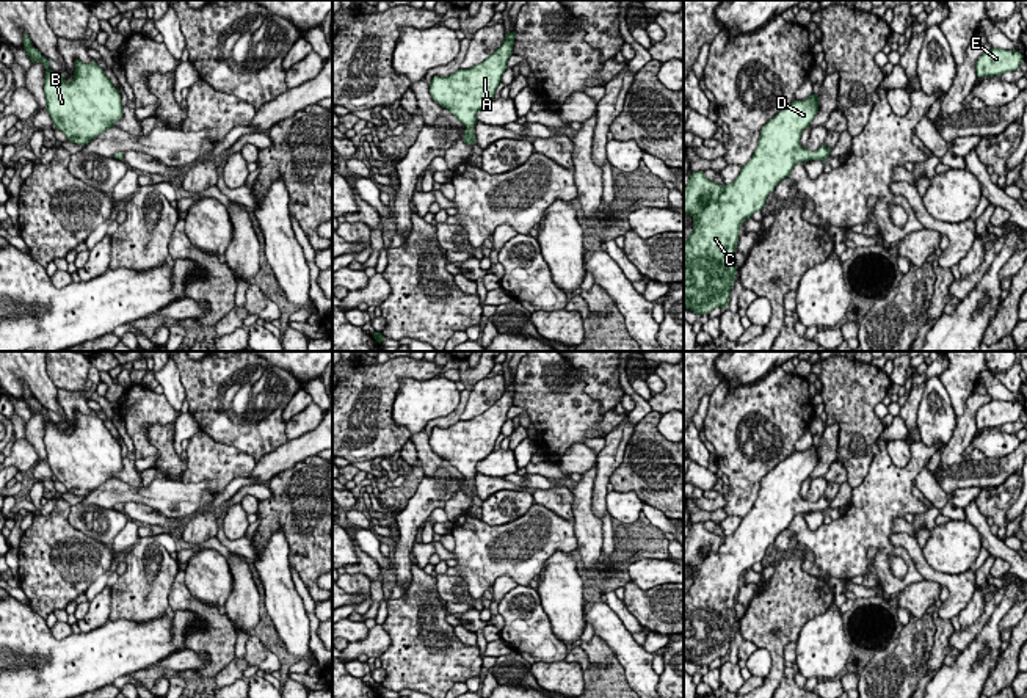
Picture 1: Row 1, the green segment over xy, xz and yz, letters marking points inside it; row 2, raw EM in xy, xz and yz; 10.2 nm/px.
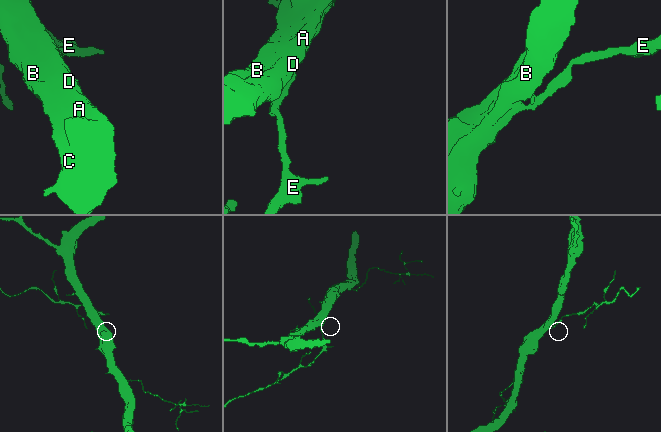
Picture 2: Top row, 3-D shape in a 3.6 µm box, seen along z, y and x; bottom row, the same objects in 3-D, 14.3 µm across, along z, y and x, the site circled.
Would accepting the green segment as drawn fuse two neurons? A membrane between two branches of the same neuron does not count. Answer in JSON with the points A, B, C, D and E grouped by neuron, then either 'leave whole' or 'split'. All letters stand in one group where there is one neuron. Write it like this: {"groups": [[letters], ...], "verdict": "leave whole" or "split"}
{"groups": [["A", "B", "C", "D", "E"]], "verdict": "leave whole"}

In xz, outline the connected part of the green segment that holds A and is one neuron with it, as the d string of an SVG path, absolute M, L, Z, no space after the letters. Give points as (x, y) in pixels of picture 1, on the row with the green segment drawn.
M514 31L506 33L503 44L483 63L458 69L447 77L436 75L430 83L433 100L467 127L463 138L466 144L475 143L477 113L494 100L502 75L508 69L508 58L514 53L514 36Z

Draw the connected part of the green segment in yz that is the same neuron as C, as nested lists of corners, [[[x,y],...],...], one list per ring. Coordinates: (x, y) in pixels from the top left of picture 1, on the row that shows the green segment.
[[[818,94],[804,100],[793,100],[770,119],[760,130],[757,147],[732,184],[720,185],[709,180],[702,171],[691,173],[684,188],[684,215],[693,216],[693,232],[684,243],[684,309],[696,315],[709,314],[715,307],[728,307],[731,289],[737,274],[734,259],[738,229],[754,212],[762,210],[767,196],[790,176],[801,162],[826,162],[831,149],[825,144],[815,152],[800,144],[801,132],[809,127],[818,111]]]

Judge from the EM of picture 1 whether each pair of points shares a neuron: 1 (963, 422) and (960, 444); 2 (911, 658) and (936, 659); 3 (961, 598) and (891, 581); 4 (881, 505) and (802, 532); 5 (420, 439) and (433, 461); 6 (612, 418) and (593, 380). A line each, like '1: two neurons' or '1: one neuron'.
1: one neuron
2: two neurons
3: two neurons
4: one neuron
5: one neuron
6: two neurons

